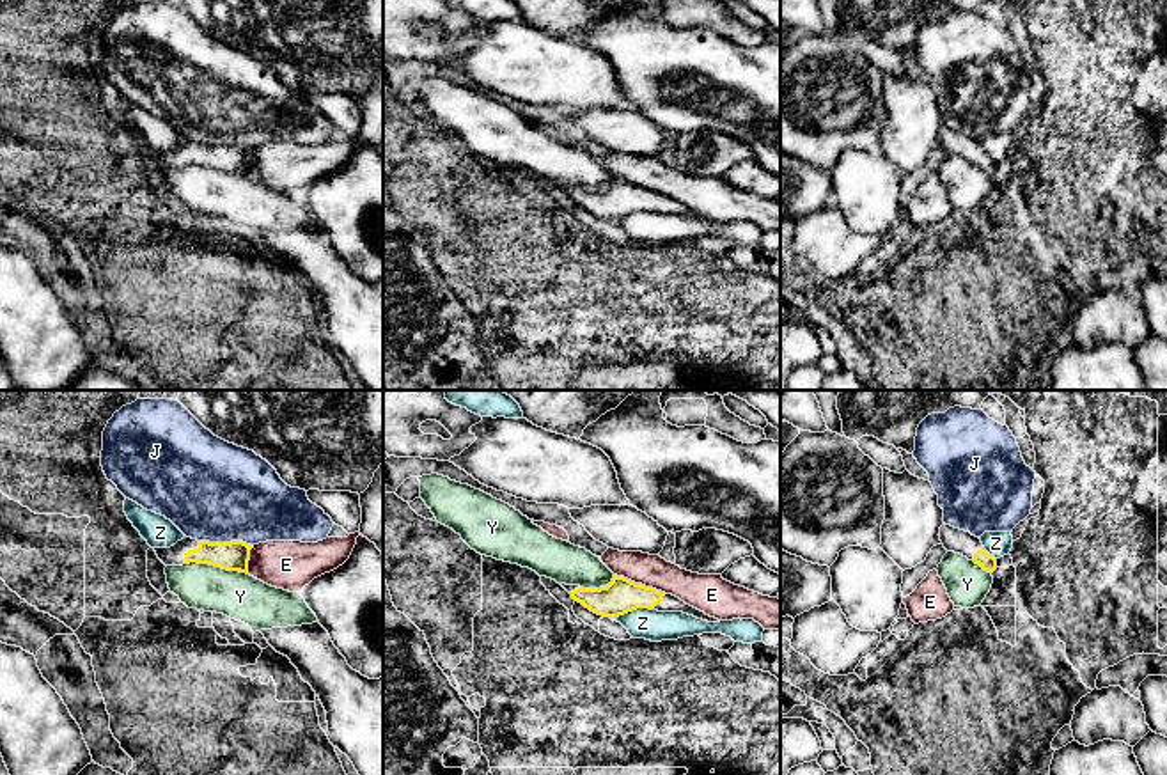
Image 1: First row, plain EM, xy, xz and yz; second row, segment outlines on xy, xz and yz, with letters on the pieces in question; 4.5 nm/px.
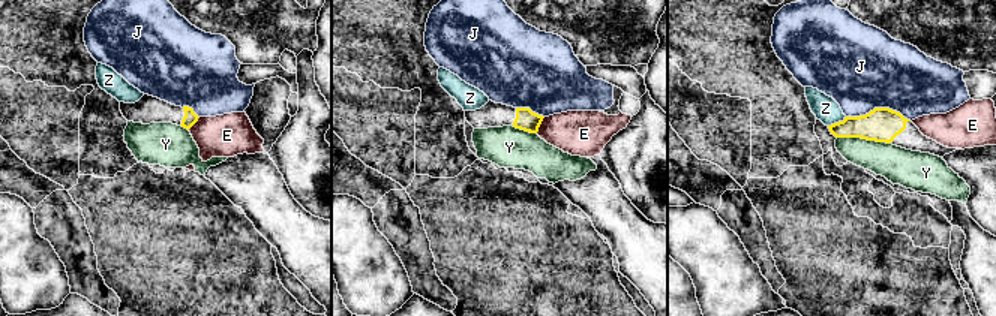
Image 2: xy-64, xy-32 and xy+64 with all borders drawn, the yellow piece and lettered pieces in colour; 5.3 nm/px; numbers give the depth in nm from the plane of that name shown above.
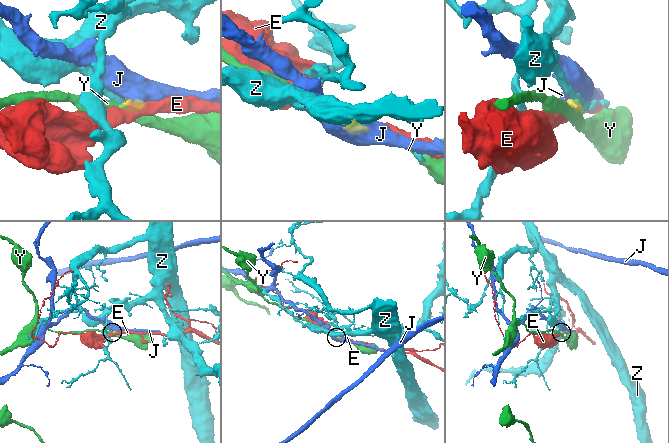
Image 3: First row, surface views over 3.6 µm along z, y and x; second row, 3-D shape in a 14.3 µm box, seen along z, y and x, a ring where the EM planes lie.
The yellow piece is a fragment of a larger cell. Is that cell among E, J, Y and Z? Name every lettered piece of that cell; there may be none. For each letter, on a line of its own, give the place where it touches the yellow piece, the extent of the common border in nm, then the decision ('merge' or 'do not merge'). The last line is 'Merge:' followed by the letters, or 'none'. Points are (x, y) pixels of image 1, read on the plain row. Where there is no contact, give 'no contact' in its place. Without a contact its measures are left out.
E: meets yellow in xz at (641, 187); contact 260 nm long; do not merge
J: meets yellow in xy at (226, 146); contact 240 nm long; do not merge
Y: meets yellow in xy at (215, 169); contact 280 nm long; do not merge
Z: meets yellow in xz at (632, 213); contact 180 nm long; do not merge
Merge: none

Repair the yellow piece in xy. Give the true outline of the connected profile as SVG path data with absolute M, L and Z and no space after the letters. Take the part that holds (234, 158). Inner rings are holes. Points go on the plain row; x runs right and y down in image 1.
M183 140L170 151L154 151L165 168L183 168L190 165L209 167L227 174L248 176L250 153L254 147L243 144L209 145Z

